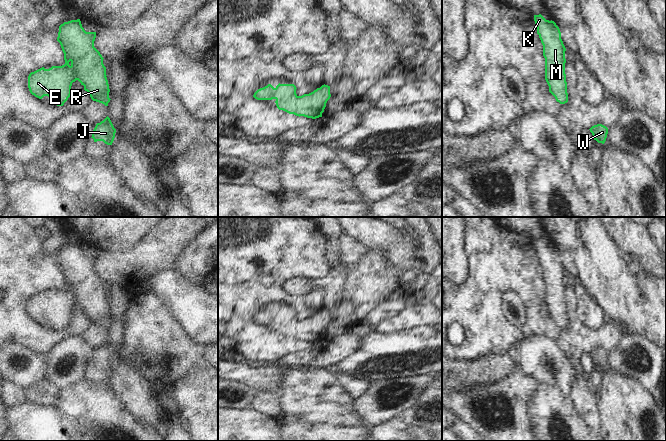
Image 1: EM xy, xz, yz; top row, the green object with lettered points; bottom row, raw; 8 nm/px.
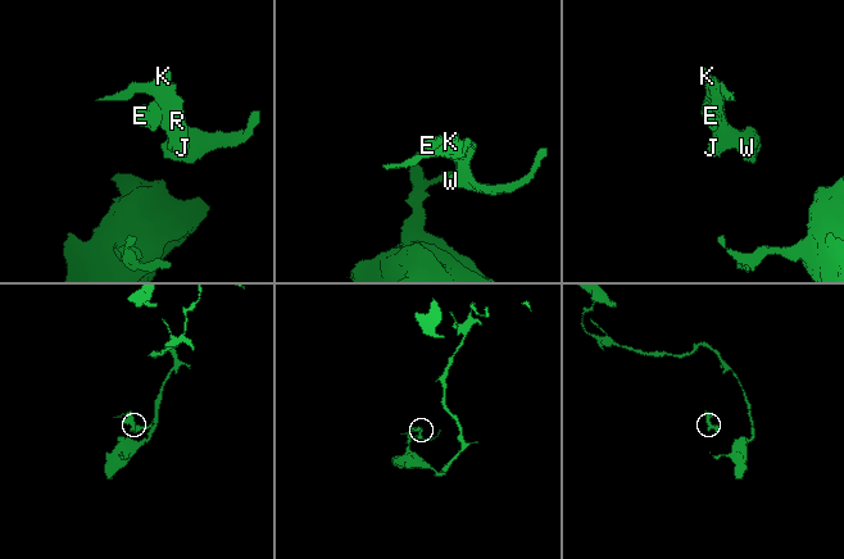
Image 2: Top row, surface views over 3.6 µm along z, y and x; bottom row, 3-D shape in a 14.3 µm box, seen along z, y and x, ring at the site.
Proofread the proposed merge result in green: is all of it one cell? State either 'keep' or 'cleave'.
keep

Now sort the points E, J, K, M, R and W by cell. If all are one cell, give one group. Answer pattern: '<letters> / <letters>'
E J K M R W

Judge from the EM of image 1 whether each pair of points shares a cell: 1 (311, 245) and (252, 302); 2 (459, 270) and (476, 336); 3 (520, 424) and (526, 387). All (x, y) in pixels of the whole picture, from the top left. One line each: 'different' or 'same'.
1: same
2: different
3: same

